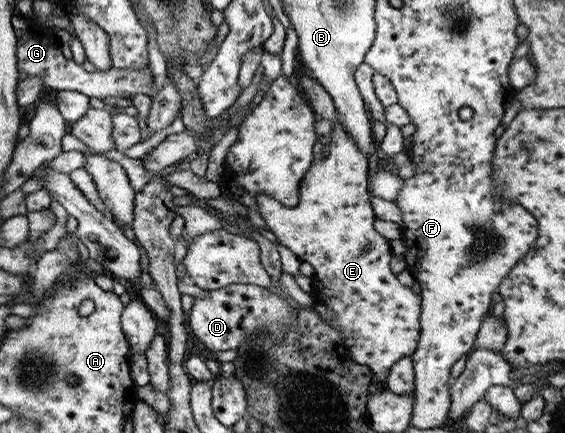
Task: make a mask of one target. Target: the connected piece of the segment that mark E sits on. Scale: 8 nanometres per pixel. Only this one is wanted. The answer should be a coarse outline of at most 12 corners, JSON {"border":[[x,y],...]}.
{"border":[[293,83],[333,125],[293,208],[258,213],[312,266],[348,358],[383,390],[419,336],[420,297],[373,229],[367,157],[328,92]]}

